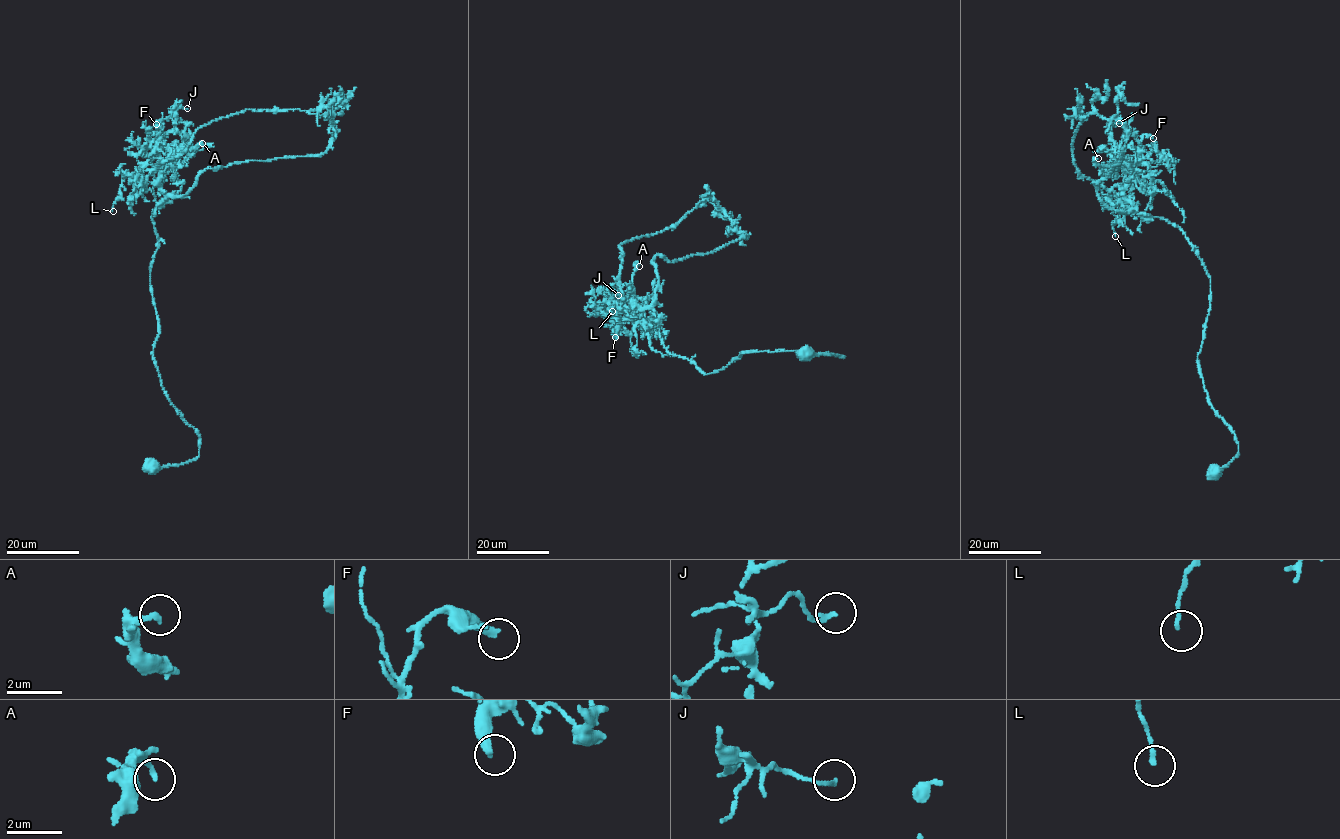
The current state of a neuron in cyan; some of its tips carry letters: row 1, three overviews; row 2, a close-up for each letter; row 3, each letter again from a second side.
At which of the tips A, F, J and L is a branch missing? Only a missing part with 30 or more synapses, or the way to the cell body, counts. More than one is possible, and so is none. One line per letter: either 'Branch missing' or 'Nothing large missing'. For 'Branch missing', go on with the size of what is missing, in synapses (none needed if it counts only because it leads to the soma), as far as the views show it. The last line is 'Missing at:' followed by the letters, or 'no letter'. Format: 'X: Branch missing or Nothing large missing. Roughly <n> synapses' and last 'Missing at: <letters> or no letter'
A: Nothing large missing
F: Nothing large missing
J: Nothing large missing
L: Nothing large missing
Missing at: no letter

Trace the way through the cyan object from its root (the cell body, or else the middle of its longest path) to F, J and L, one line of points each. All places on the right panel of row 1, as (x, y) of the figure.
F: (1214, 472), (1238, 445), (1198, 361), (1210, 276), (1182, 229), (1125, 196), (1141, 137), (1153, 138)
J: (1214, 472), (1238, 445), (1198, 361), (1210, 276), (1182, 229), (1126, 198), (1119, 123)
L: (1214, 472), (1238, 445), (1208, 399), (1198, 361), (1210, 276), (1182, 229), (1135, 210), (1127, 170), (1115, 236)

